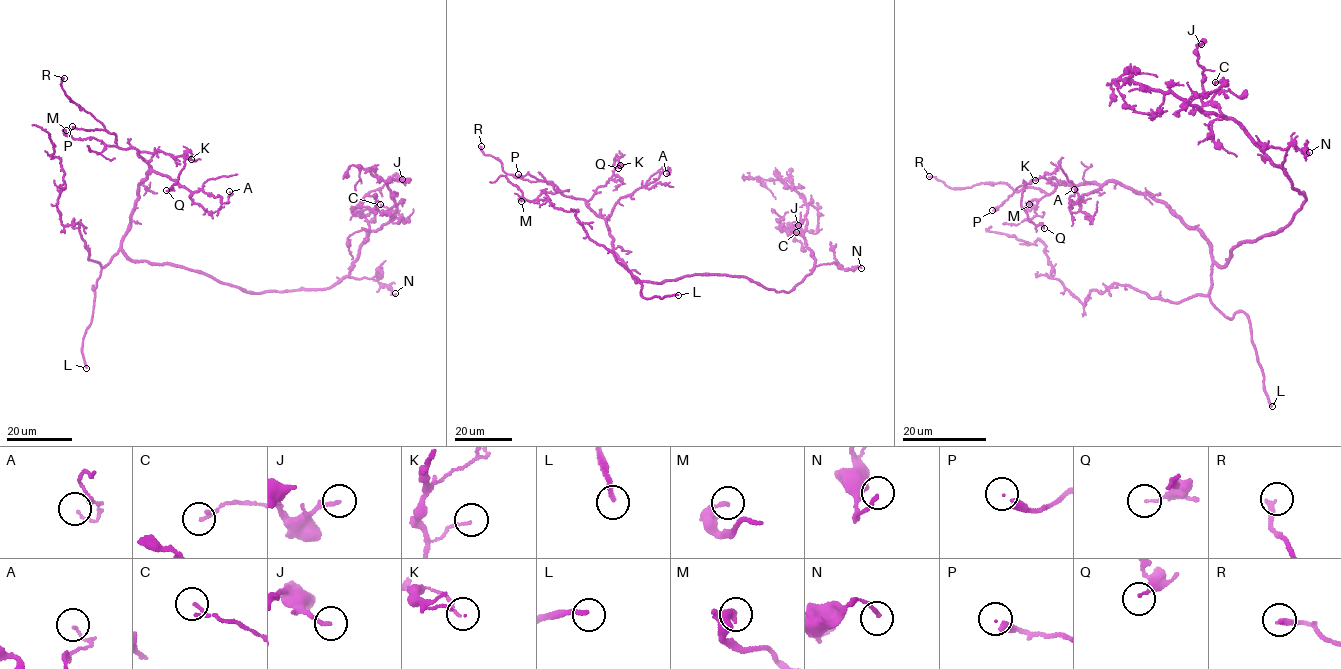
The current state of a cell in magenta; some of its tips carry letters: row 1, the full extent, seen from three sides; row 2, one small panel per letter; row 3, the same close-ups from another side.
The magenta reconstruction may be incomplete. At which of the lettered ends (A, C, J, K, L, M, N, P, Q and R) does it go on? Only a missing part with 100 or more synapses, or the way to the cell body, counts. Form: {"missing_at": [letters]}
{"missing_at": ["L"]}

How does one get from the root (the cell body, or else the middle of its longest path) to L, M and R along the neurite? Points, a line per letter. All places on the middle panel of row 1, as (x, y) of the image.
L: (701, 275), (686, 275), (659, 283), (640, 281), (635, 277), (645, 298), (678, 295)
M: (701, 275), (636, 283), (613, 250), (613, 238), (605, 220), (585, 200), (543, 191), (532, 201), (521, 201)
R: (701, 275), (636, 283), (613, 250), (605, 220), (585, 200), (566, 196), (552, 182), (506, 173), (481, 146)

